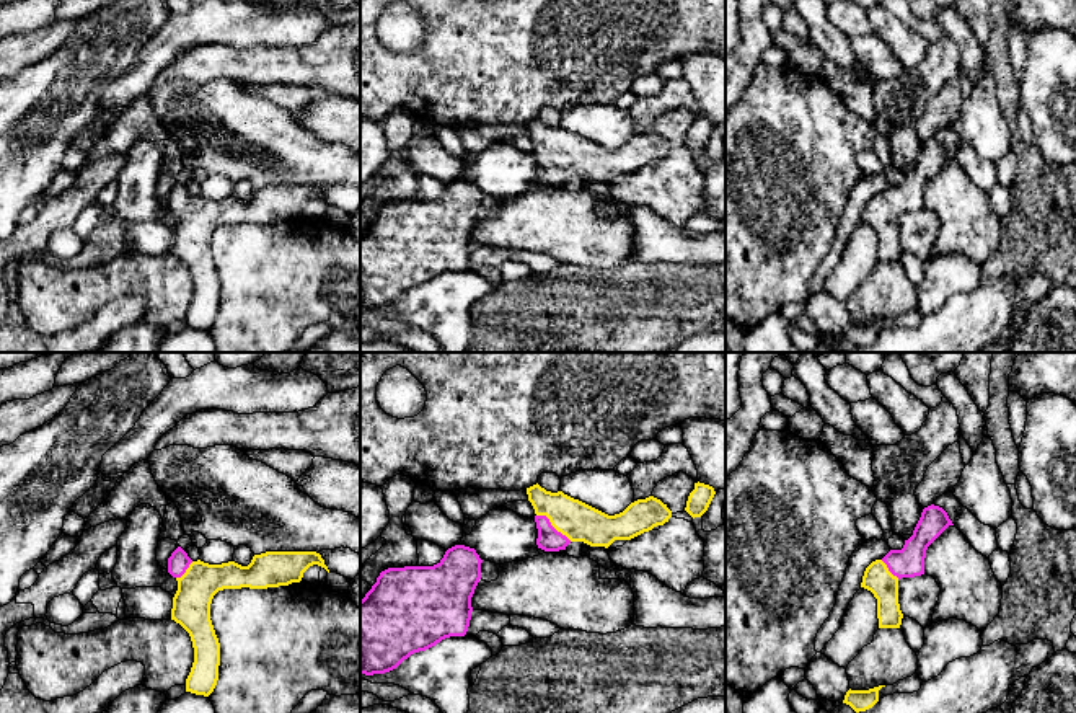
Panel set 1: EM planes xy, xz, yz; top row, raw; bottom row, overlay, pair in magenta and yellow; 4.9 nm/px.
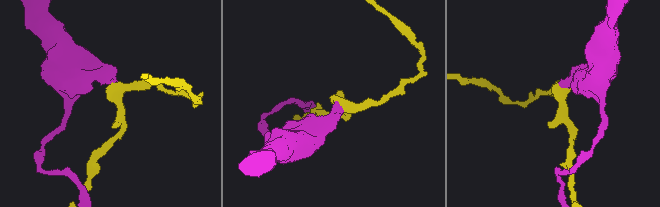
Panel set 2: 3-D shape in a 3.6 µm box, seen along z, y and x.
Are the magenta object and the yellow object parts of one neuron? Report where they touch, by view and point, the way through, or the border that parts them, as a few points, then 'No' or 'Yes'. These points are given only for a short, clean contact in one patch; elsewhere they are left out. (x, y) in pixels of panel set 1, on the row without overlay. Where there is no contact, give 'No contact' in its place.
Touches magenta at xz (551, 160). Path across: xz (548, 173), (551, 160), (560, 155), (577, 155). Yes

